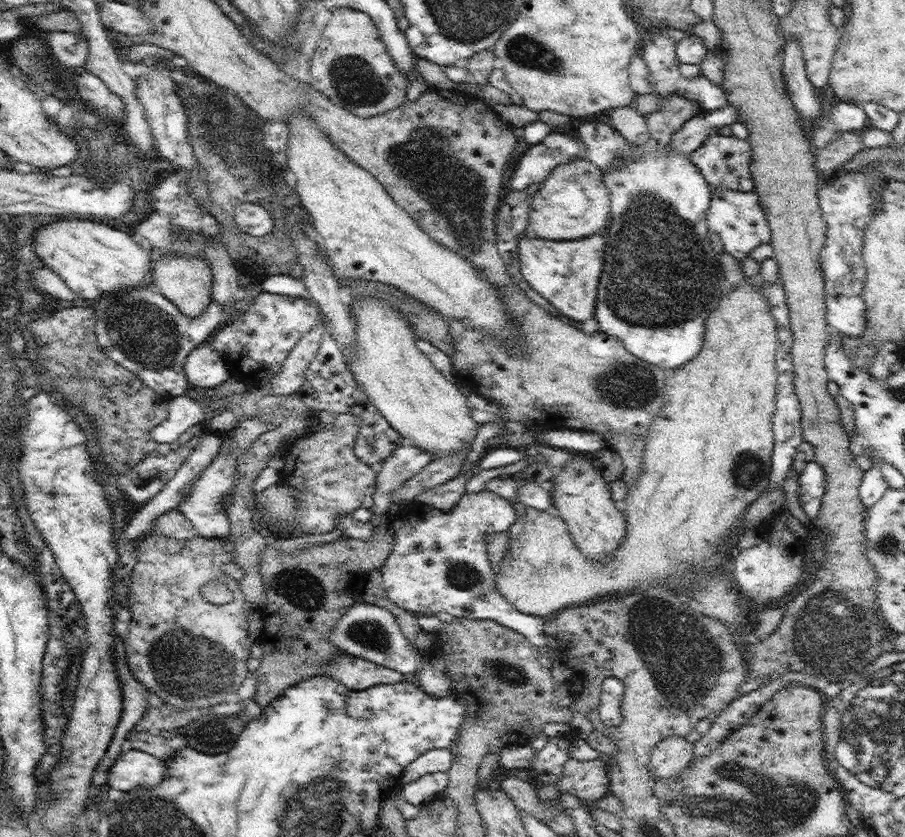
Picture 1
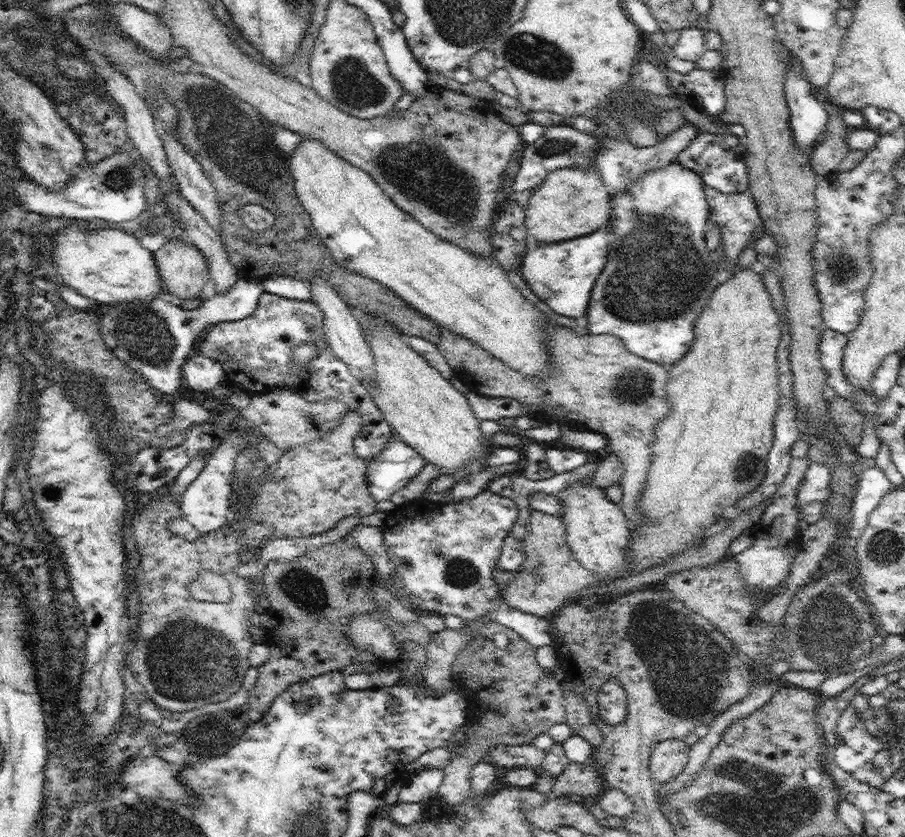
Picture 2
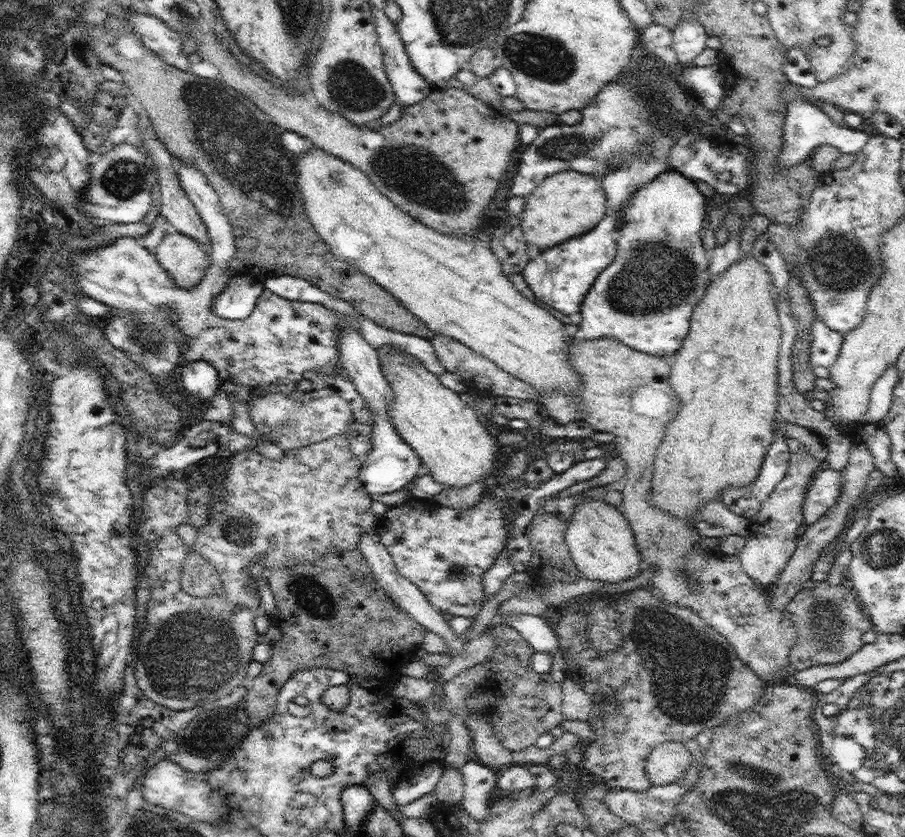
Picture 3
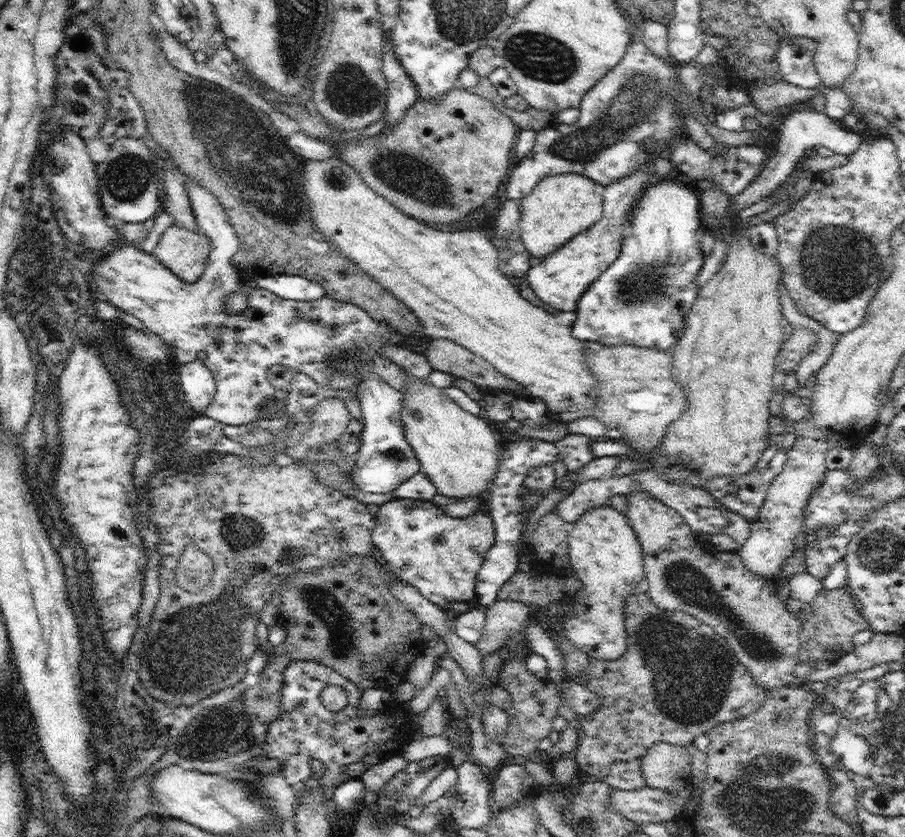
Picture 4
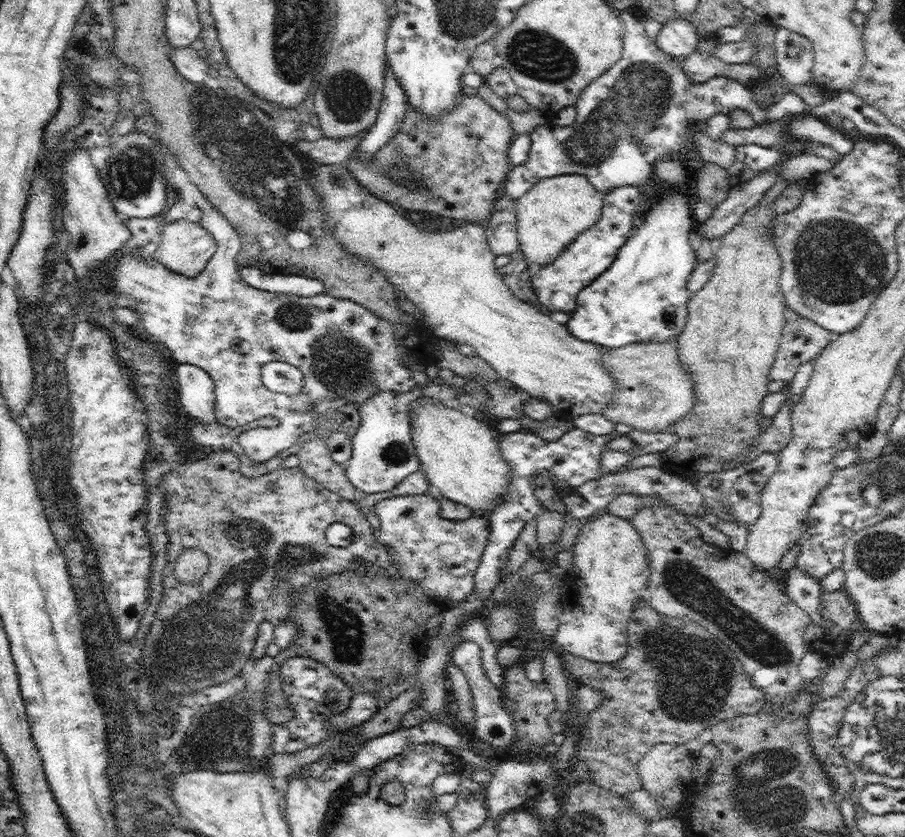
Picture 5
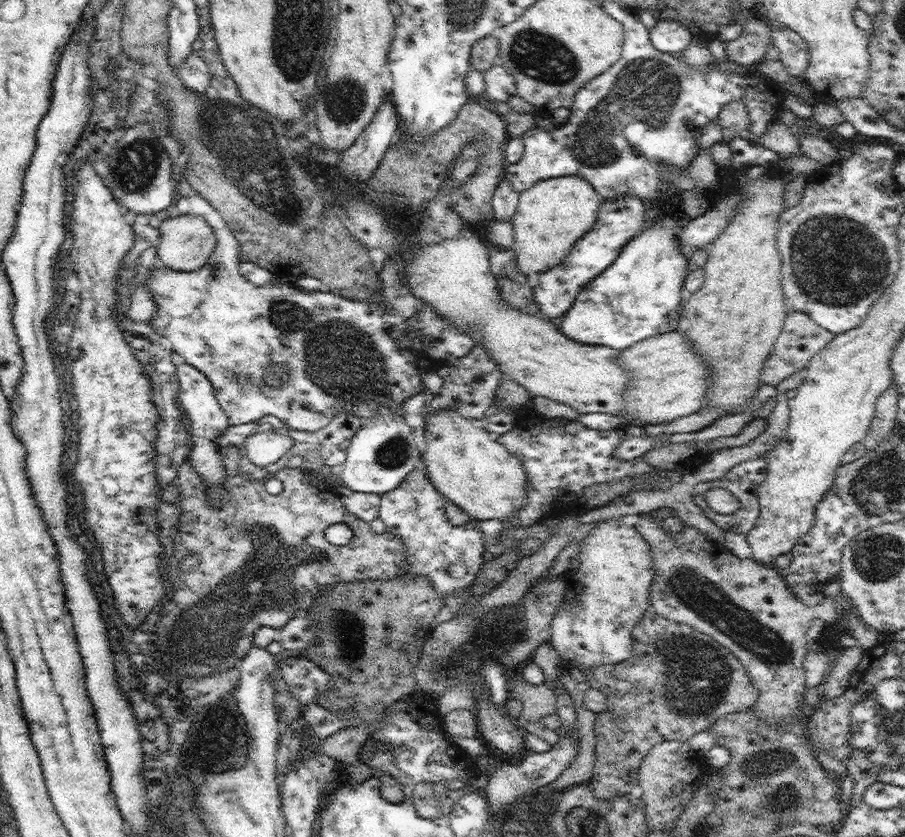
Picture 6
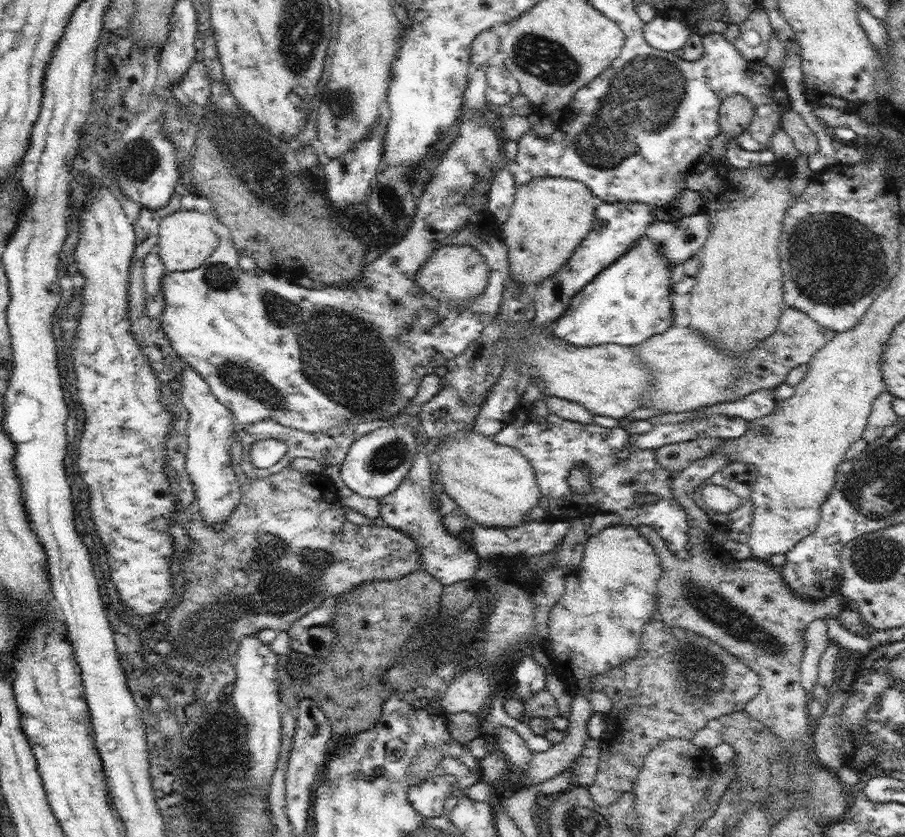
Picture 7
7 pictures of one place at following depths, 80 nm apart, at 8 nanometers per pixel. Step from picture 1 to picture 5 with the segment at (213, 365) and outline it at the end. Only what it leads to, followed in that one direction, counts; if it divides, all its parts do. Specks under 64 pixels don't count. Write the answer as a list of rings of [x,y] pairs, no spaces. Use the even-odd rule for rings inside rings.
[[[179,364],[179,400],[185,411],[198,423],[216,423],[215,384],[213,378],[199,366]]]

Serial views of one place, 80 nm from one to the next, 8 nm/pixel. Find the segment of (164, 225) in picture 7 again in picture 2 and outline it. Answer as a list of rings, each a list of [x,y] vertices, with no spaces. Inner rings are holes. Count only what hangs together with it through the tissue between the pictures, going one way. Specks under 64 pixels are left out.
[[[182,237],[170,238],[158,251],[153,254],[159,275],[163,280],[168,298],[182,307],[193,308],[203,302],[204,284],[211,279],[208,262],[200,249]]]

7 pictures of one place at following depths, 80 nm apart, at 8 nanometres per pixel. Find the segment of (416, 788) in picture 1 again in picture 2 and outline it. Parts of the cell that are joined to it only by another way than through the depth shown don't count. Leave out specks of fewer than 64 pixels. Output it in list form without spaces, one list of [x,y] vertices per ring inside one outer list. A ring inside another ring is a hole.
[[[442,769],[424,770],[415,774],[411,782],[403,784],[399,800],[402,802],[421,802],[436,799],[443,780]]]

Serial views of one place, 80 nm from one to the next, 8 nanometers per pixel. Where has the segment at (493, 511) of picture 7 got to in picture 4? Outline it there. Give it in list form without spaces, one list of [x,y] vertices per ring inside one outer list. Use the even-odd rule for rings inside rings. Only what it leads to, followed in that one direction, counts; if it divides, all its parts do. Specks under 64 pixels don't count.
[[[406,371],[405,381],[407,385],[401,390],[404,398],[402,410],[400,411],[401,421],[404,425],[406,440],[410,443],[417,459],[420,461],[421,470],[432,481],[437,493],[456,500],[466,498],[482,498],[486,502],[488,491],[495,480],[500,466],[498,459],[498,448],[502,443],[492,427],[485,419],[464,411],[454,400],[450,399],[443,388],[434,387],[428,377],[414,377]]]

